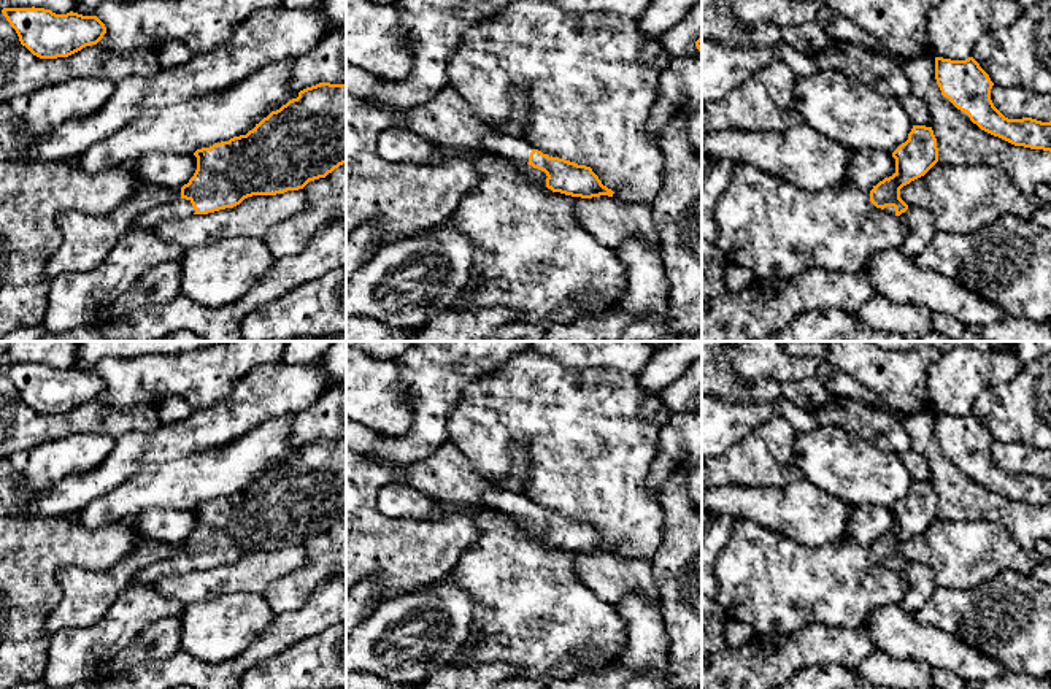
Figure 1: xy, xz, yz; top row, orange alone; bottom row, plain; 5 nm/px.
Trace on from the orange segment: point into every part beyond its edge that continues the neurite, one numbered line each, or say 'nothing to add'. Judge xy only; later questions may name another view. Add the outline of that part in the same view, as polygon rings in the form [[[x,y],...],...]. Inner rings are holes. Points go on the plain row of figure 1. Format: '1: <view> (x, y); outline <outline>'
1: xy (180, 564); outline [[[178,554],[148,565],[135,576],[133,583],[154,583],[165,575],[184,575],[194,568],[191,556]]]

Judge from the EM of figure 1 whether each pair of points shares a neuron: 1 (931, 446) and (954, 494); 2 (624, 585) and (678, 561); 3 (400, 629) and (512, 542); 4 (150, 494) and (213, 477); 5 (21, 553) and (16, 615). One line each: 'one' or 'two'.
1: one
2: two
3: two
4: one
5: one

